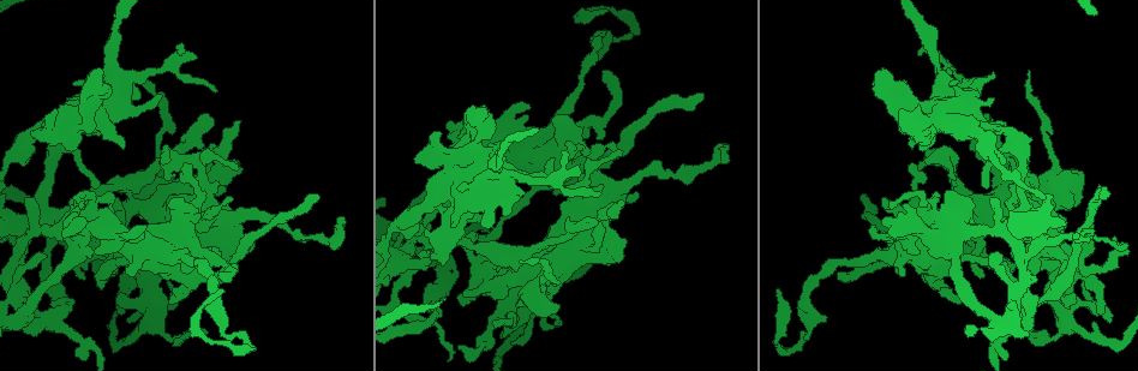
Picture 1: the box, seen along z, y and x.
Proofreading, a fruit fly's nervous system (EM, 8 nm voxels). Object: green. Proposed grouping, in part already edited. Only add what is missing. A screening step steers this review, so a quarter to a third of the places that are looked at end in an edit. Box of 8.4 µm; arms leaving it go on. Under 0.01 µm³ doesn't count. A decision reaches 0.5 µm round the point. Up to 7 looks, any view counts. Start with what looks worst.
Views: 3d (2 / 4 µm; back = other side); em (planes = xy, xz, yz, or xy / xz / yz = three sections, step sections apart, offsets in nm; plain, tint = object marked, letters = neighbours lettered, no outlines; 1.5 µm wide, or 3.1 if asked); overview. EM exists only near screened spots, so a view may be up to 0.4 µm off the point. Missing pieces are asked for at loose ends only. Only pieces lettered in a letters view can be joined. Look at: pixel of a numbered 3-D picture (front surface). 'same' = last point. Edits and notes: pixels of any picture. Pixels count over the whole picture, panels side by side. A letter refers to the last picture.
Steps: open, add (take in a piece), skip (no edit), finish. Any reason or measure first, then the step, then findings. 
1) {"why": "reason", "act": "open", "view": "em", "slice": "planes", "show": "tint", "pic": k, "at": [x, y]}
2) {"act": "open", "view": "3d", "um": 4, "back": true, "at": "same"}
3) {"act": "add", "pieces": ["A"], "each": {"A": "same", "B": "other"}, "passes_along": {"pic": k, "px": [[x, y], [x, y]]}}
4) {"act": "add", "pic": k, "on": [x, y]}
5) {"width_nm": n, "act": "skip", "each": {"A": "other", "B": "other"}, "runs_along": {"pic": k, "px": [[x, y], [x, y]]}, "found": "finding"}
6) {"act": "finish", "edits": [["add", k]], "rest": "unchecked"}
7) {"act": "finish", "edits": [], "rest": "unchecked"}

{"why": "an open end", "act": "open", "view": "em", "slice": "planes", "show": "letters", "pic": 1, "at": [344, 221]}

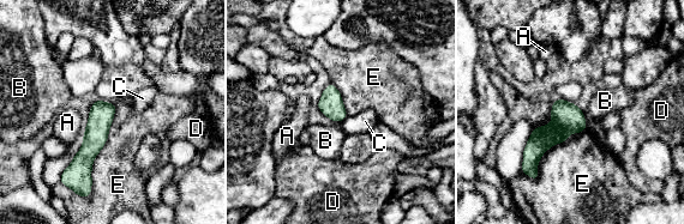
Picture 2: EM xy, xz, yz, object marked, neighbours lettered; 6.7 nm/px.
{"act": "skip", "each": {"A": "other", "B": "other", "C": "other", "D": "other", "E": "other"}, "runs_along": {"pic": 2, "px": [[112, 106], [85, 155], [85, 179]]}, "found": "no lettered piece goes on from it"}

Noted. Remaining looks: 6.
{"why": "an open end", "act": "open", "view": "em", "slice": "xy", "step": 8, "show": "letters", "pic": 1, "at": [166, 282]}

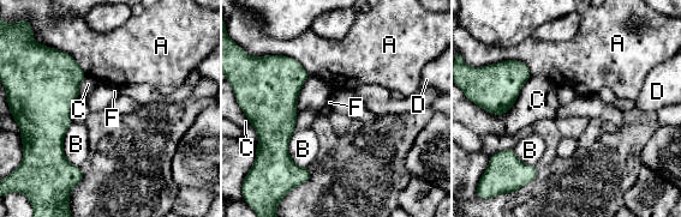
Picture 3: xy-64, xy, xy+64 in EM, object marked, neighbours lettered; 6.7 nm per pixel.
{"why": "cut it another way", "act": "open", "view": "em", "slice": "planes", "show": "letters", "at": "same"}

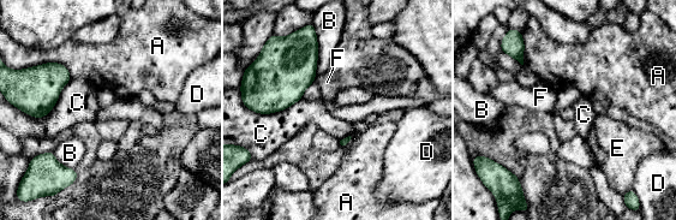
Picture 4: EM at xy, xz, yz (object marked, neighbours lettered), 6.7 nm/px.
{"act": "skip", "each": {"A": "other", "B": "other", "C": "other", "D": "other", "E": "other", "F": "other"}, "border": {"pic": 4, "px": [[71, 77], [47, 114], [28, 114]]}, "found": "none of them fits"}

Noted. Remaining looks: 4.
{"act": "open", "view": "3d", "um": 4, "pic": 1, "at": [465, 296]}

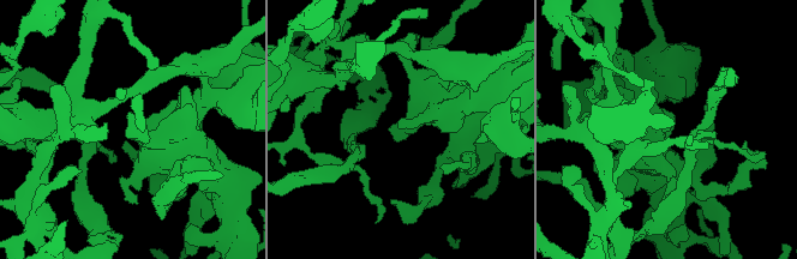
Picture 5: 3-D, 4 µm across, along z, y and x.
{"why": "need the tissue", "act": "open", "view": "em", "slice": "planes", "show": "letters", "pic": 5, "at": [399, 125]}

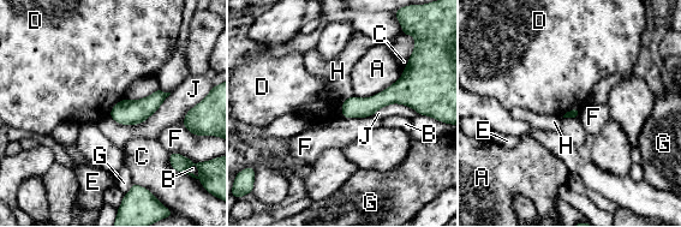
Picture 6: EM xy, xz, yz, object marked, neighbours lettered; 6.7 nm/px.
{"act": "skip", "each": {"A": "other", "B": "other", "C": "other", "D": "other", "E": "other", "F": "other", "G": "other", "H": "other", "J": "other"}, "runs_along": {"pic": 6, "px": [[413, 100], [384, 97], [345, 114]]}, "found": "no lettered piece goes on from it"}

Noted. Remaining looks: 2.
{"act": "finish", "edits": [], "rest": "unchecked"}

